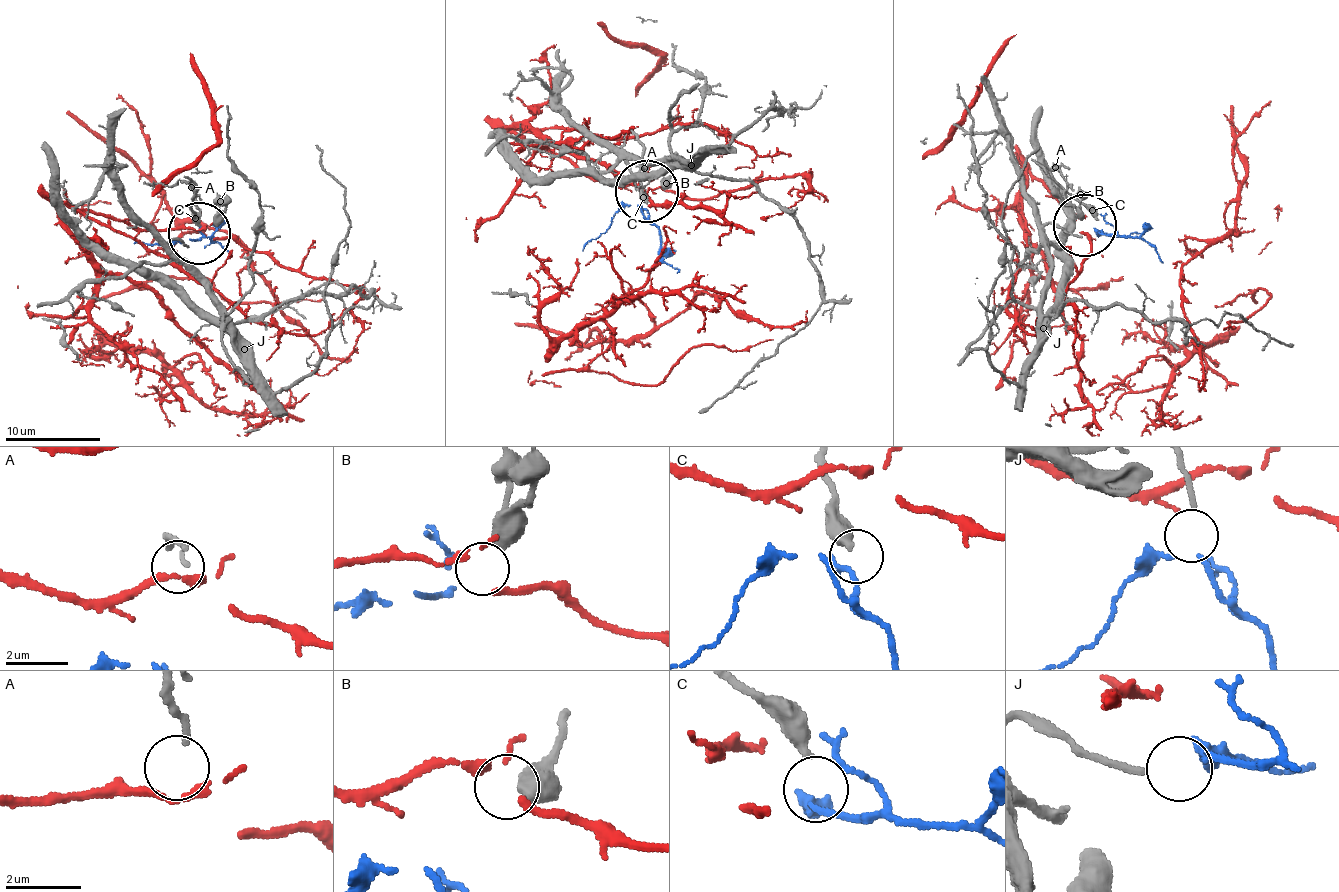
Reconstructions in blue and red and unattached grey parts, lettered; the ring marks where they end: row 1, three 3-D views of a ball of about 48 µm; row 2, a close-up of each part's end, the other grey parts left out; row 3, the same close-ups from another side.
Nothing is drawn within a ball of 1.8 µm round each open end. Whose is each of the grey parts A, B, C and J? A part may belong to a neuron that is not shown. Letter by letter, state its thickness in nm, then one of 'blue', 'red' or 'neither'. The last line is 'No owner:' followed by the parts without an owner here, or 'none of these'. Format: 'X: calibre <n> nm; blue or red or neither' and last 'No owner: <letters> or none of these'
A: calibre 160 nm; red
B: calibre 650 nm; neither
C: calibre 400 nm; neither
J: calibre 170 nm; blue
No owner: B, C

